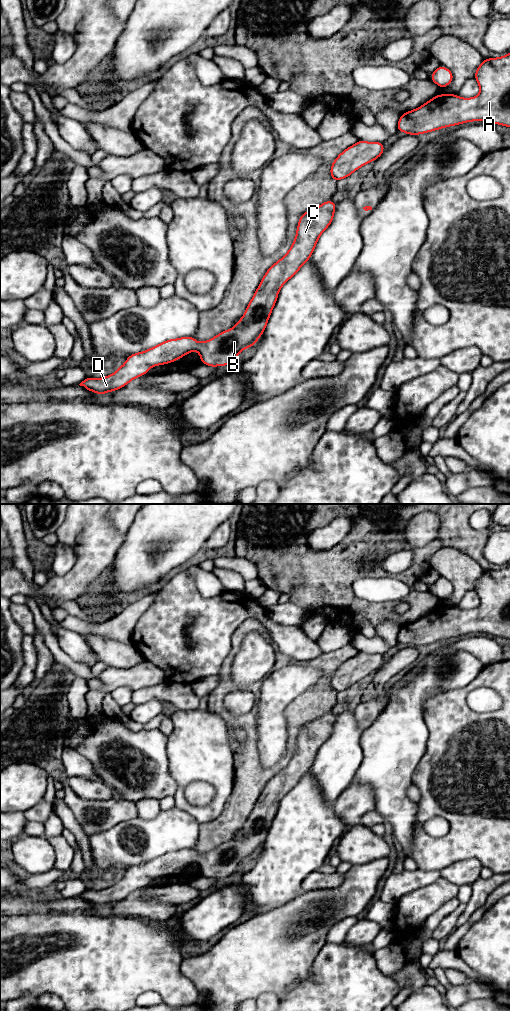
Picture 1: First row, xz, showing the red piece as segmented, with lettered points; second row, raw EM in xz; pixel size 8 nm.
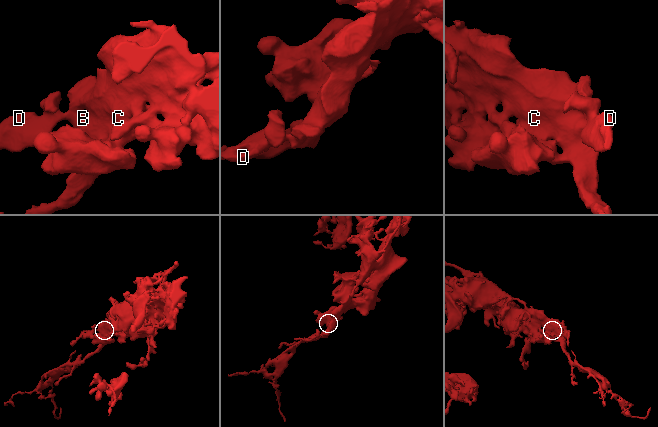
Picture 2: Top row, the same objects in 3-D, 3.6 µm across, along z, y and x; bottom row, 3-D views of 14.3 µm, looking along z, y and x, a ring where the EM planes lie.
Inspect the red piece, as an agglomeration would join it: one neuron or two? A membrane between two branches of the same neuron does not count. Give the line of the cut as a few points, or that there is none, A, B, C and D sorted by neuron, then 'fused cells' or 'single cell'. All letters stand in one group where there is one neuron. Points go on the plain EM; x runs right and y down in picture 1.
cut none; groups A B C D; single cell

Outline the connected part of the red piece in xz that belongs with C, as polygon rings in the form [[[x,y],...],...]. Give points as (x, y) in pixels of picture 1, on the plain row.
[[[330,711],[301,726],[297,737],[296,748],[291,760],[264,786],[257,802],[248,816],[247,821],[245,822],[243,829],[238,832],[233,840],[222,843],[212,851],[200,855],[198,855],[194,849],[189,848],[166,852],[148,862],[129,867],[126,871],[126,875],[122,876],[113,886],[103,890],[86,889],[79,897],[100,907],[116,903],[126,898],[135,890],[145,887],[150,880],[174,874],[192,864],[194,861],[198,863],[201,875],[207,878],[226,878],[236,873],[239,865],[242,862],[255,857],[262,845],[265,843],[281,799],[310,771],[318,754],[318,750],[332,735],[335,722],[336,715]]]

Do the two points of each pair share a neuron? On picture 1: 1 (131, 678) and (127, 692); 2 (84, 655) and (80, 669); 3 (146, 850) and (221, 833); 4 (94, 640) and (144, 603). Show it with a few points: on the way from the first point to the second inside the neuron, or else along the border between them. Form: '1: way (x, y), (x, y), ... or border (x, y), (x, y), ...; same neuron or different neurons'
1: border (133, 689), (127, 686), (118, 686), (111, 692); different neurons
2: border (62, 649), (75, 660), (91, 666); different neurons
3: border (199, 824), (199, 836), (193, 848); different neurons
4: border (84, 634), (99, 634), (122, 643); different neurons

